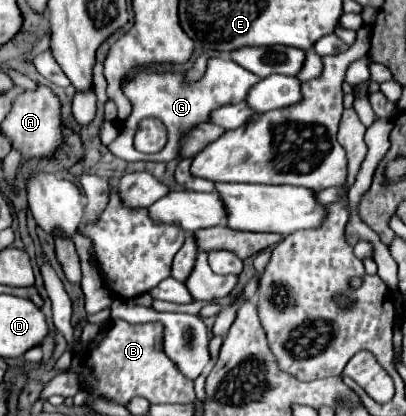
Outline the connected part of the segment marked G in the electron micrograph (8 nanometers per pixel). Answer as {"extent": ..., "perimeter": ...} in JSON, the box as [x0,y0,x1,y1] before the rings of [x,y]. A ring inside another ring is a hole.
{"extent":[107,58,259,162],"perimeter":[[[211,58],[205,74],[197,82],[179,82],[179,72],[159,72],[153,68],[139,68],[131,76],[123,78],[123,82],[121,82],[121,90],[129,98],[133,110],[131,110],[129,118],[119,122],[119,134],[111,144],[107,144],[107,148],[113,156],[117,156],[125,162],[139,162],[139,160],[143,160],[143,162],[149,162],[149,160],[171,162],[171,160],[179,160],[181,158],[181,138],[191,128],[195,128],[197,124],[209,122],[213,110],[227,106],[227,104],[241,102],[257,82],[259,82],[259,78],[255,74],[241,68],[239,64],[235,64],[229,58]],[[147,116],[159,116],[163,120],[163,124],[167,126],[167,132],[169,132],[167,146],[157,154],[141,154],[133,148],[135,128],[137,128],[139,120],[147,118]]]}

